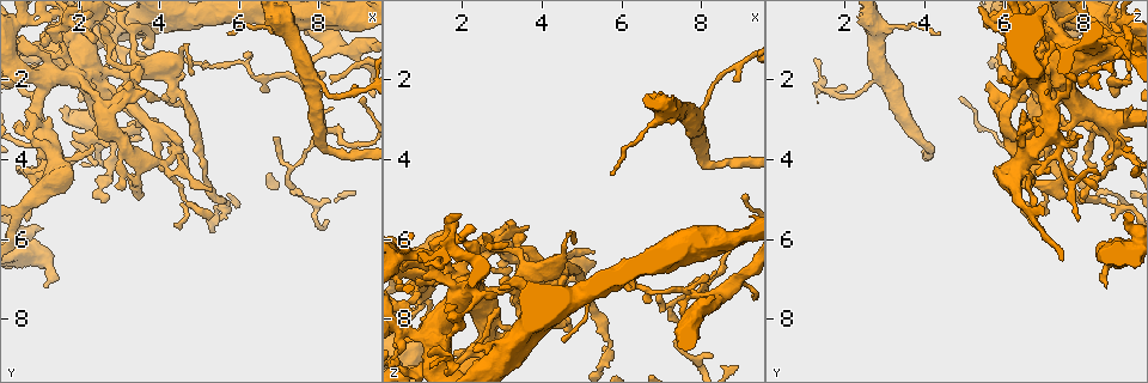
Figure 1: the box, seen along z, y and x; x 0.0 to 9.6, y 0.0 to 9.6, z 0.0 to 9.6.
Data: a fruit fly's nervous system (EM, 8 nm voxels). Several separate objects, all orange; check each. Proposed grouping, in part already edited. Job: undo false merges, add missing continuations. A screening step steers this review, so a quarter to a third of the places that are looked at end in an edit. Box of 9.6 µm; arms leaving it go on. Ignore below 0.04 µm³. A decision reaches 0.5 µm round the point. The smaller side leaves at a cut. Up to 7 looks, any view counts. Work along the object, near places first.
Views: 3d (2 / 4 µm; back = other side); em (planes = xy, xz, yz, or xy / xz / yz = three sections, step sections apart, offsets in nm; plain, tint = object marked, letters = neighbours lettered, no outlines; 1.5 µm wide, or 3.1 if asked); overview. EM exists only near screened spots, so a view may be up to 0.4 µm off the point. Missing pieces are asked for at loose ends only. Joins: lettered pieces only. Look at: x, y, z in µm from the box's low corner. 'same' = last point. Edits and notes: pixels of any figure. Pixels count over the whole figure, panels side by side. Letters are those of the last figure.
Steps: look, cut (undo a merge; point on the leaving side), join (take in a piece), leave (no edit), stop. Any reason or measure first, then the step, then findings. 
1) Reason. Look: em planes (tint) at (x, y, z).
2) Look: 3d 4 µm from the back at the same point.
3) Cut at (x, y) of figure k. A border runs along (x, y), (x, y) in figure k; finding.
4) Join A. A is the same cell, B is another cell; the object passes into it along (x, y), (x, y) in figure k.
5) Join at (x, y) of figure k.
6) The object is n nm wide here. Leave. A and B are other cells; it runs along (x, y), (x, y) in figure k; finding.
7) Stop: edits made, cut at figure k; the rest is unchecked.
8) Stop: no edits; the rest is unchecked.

Free end. Look: 3d 4 µm at (5.35, 4.80, 6.40).

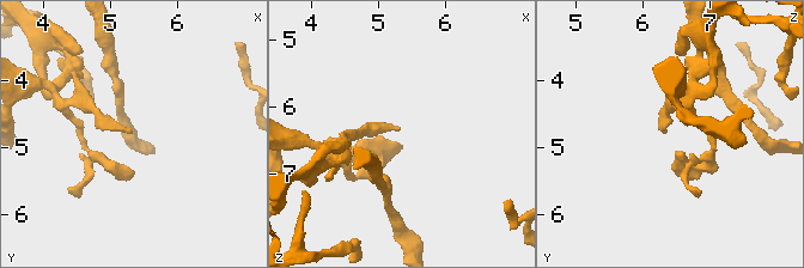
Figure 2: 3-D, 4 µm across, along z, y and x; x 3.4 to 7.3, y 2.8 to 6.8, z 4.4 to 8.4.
Look: em xy step 4 (tint) at (5.30, 4.75, 6.40).

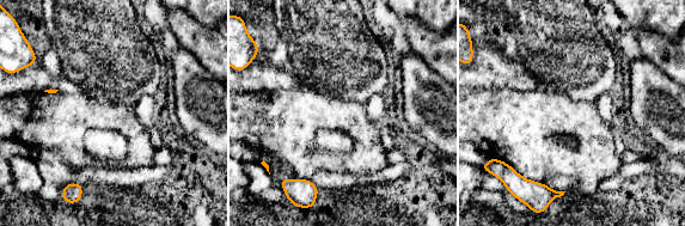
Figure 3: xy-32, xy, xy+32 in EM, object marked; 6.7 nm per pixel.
Look: em planes (letters) at the same point.

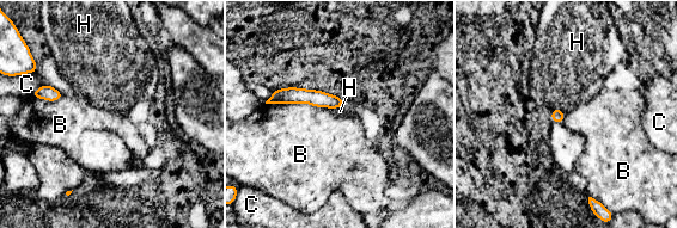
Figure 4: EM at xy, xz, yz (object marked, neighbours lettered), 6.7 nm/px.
Leave. B, C and H are other cells; it runs along (272, 100), (313, 97), (340, 102) in figure 4; none of them fits.

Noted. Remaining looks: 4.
Free end. Look: em planes (plain) at (1.10, 7.25, 8.55).

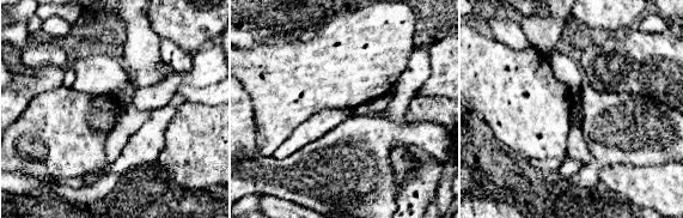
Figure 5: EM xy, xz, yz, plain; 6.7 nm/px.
With the object marked. Look: em planes (tint) at the same point.

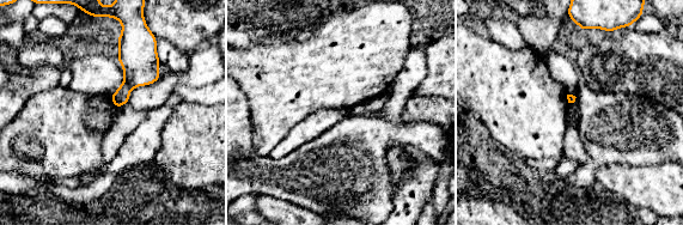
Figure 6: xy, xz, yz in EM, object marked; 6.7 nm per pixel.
Look: em planes (letters) at the same point.

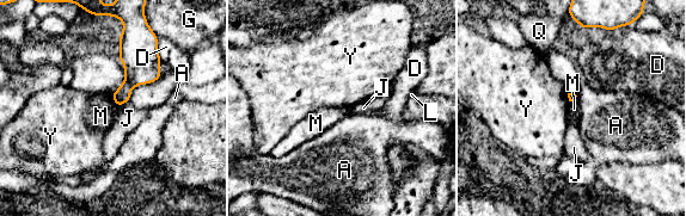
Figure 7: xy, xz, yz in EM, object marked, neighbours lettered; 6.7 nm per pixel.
Leave. A, D, G, J, L, M, Q and Y are other cells; a border runs along (110, 96), (118, 106) in figure 7; none of them fits.

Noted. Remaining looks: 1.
Stop: no edits; the rest is unchecked.

